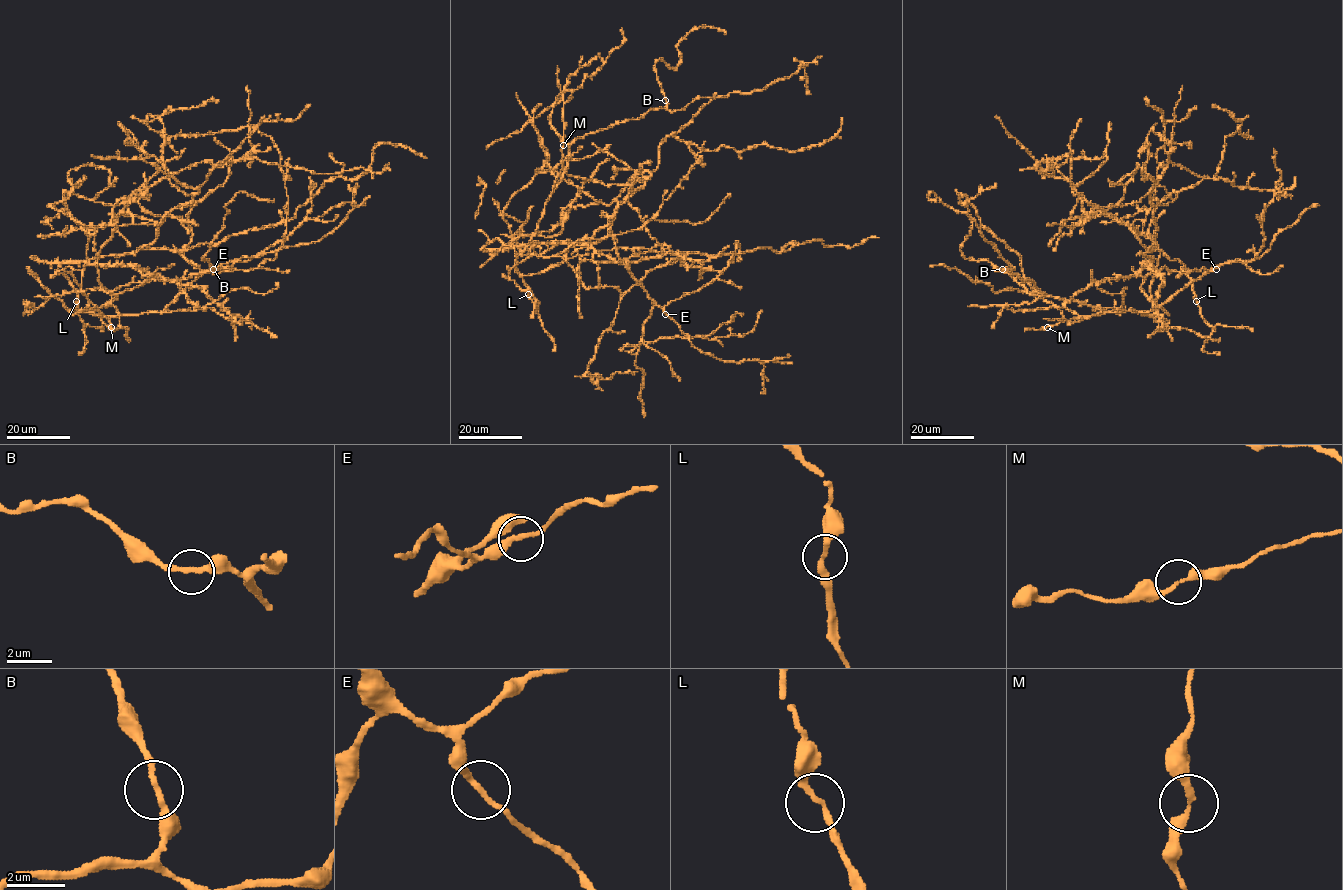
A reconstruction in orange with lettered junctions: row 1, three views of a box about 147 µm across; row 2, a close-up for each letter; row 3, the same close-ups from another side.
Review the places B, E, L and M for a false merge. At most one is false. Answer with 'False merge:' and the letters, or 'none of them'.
False merge: none of them

